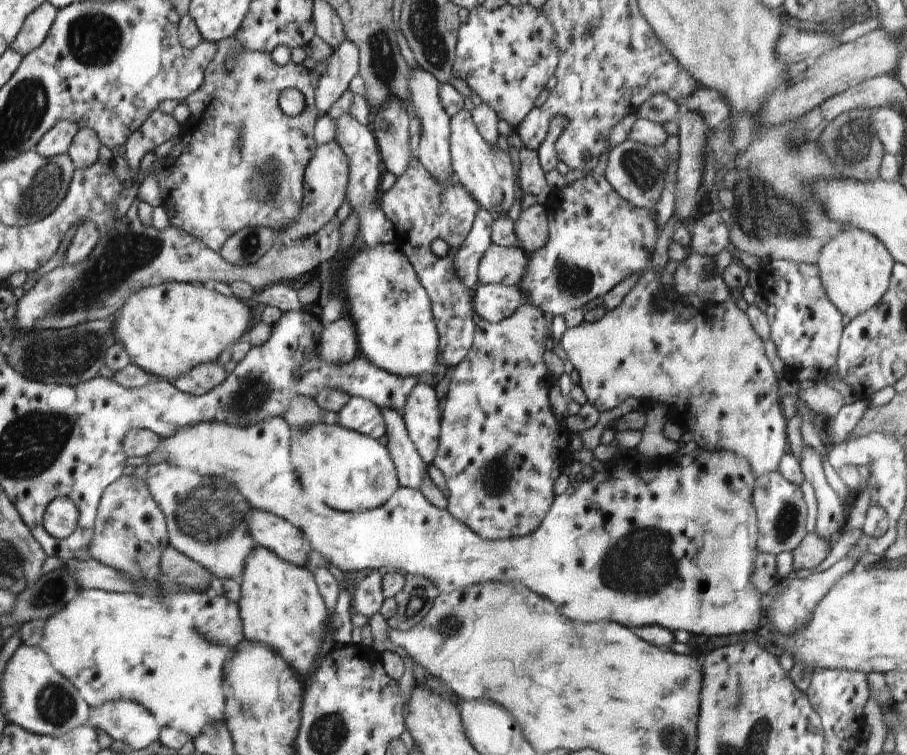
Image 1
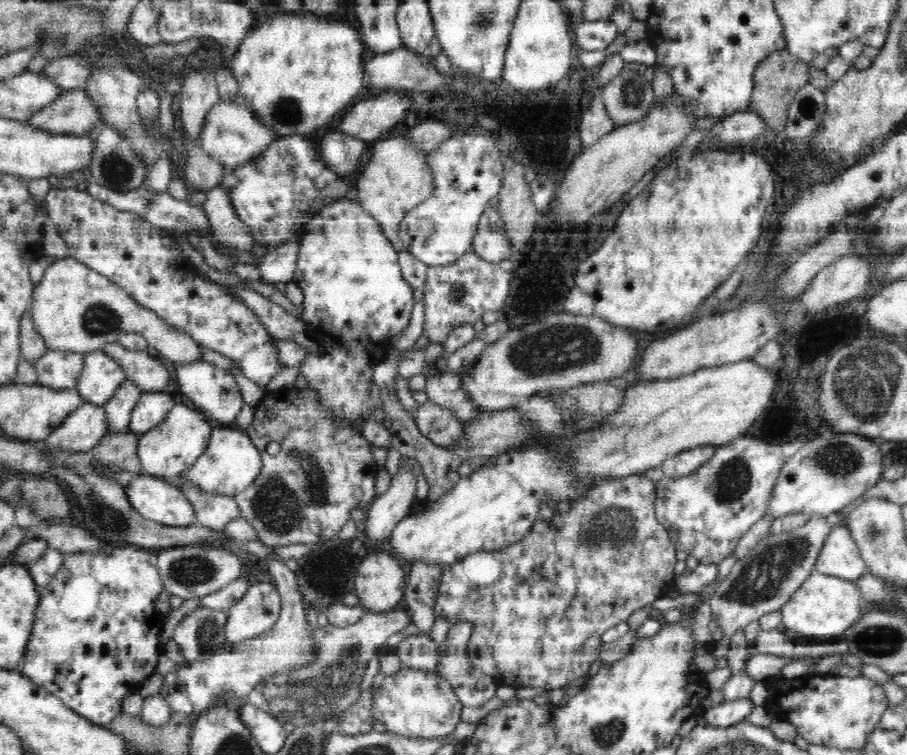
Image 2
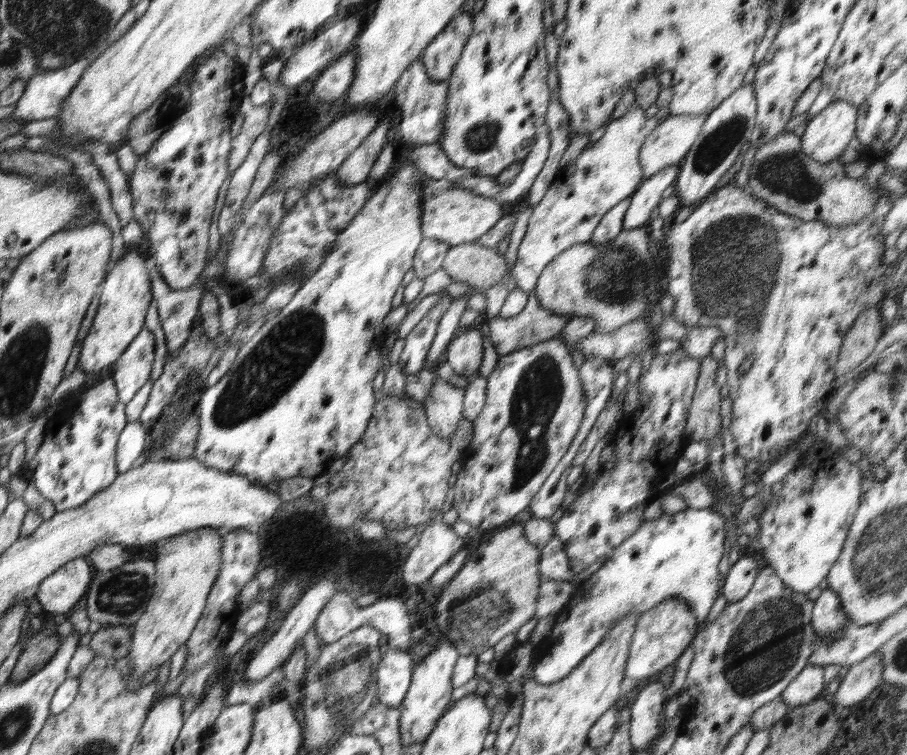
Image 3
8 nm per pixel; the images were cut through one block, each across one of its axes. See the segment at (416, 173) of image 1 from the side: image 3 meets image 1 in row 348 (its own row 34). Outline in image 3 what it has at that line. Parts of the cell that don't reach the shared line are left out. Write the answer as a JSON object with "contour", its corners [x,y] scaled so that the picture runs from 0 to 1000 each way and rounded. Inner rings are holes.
{"contour":[[[506,12],[490,40],[465,68],[464,78],[475,107],[488,111],[497,99],[519,46],[521,21],[519,15]]]}

